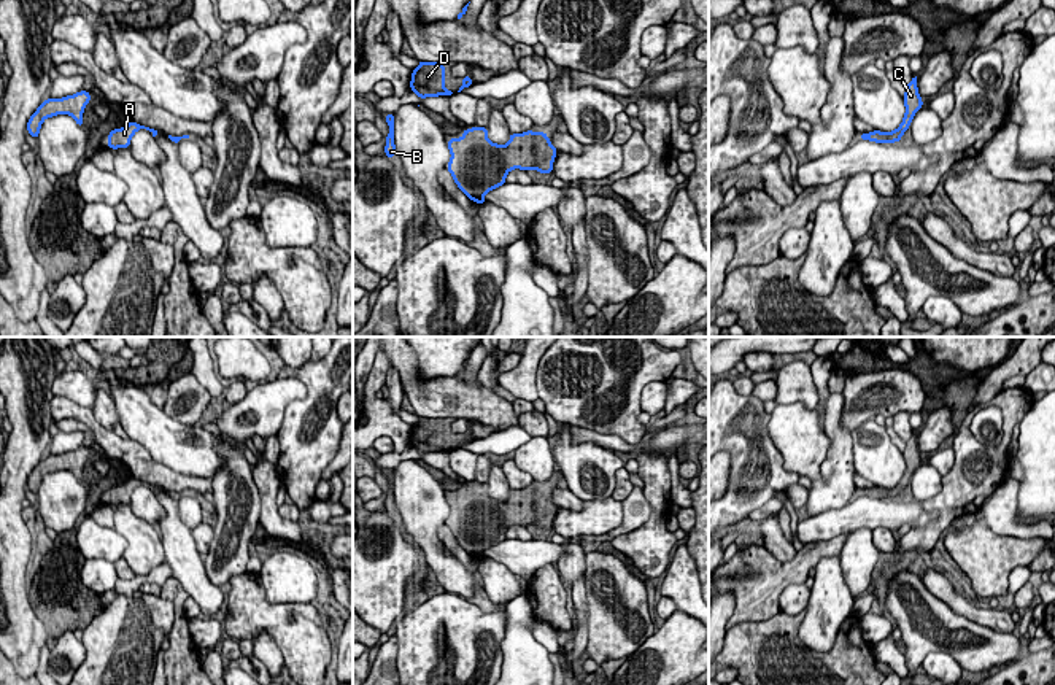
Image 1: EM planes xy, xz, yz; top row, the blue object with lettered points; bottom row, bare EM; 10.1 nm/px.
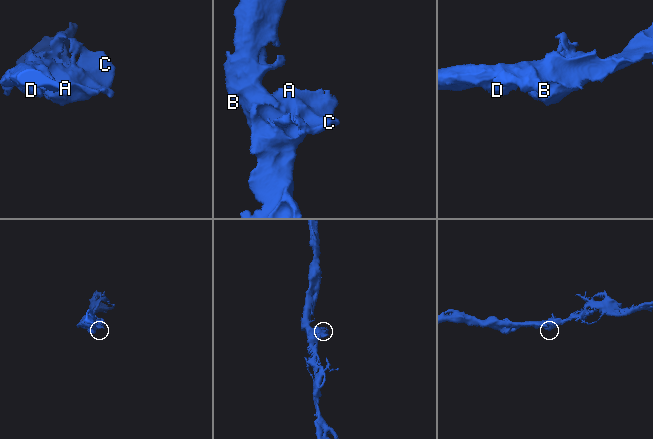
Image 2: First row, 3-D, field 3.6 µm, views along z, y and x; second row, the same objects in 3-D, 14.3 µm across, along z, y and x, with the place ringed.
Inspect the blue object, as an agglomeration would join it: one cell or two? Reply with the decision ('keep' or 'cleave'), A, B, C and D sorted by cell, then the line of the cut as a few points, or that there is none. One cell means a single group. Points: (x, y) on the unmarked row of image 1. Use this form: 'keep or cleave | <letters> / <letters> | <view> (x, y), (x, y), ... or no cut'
keep | A B C D | no cut

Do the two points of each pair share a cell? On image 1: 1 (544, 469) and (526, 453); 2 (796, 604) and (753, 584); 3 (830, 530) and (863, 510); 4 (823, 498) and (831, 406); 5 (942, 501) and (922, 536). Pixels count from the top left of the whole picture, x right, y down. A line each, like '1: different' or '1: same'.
1: same
2: different
3: same
4: same
5: same

